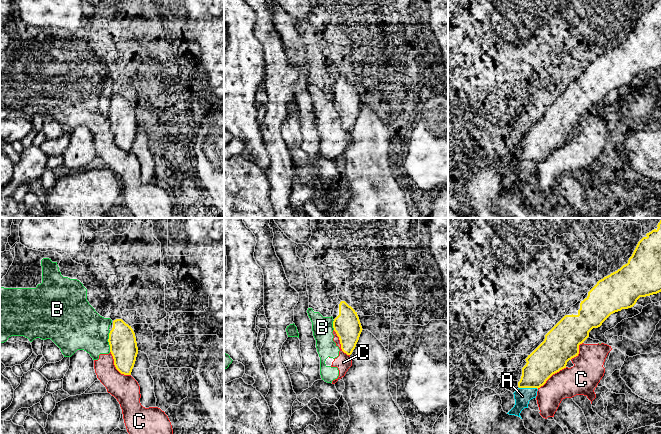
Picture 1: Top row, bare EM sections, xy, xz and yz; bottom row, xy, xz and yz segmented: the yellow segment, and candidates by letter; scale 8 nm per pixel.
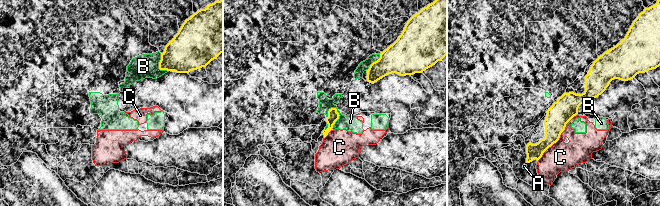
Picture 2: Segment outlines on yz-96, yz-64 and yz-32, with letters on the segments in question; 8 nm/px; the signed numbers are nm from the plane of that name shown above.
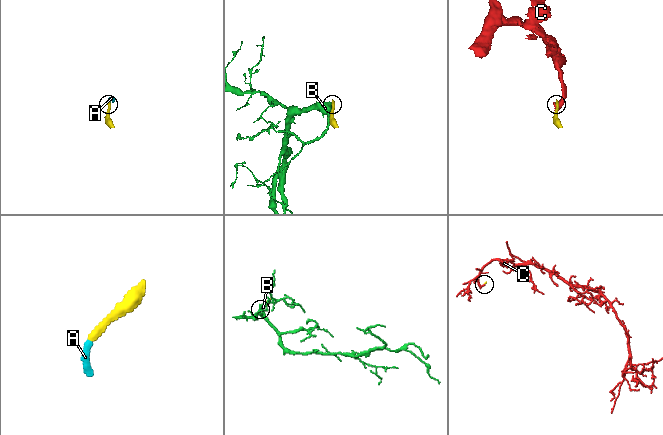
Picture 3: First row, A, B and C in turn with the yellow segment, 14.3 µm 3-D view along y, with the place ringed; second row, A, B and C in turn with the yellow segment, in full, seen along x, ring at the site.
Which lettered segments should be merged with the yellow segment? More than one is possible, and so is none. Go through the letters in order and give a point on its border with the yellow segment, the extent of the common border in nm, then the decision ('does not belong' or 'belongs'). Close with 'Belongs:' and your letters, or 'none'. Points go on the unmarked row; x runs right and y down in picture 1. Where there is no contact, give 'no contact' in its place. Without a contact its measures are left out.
A: contact yz (528, 163); length 150 nm; belongs
B: contact xy (108, 117); length 170 nm; does not belong
C: contact xy (115, 142); length 260 nm; does not belong
Belongs: A

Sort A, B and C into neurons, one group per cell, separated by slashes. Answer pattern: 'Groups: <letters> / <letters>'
Groups: A / B C

